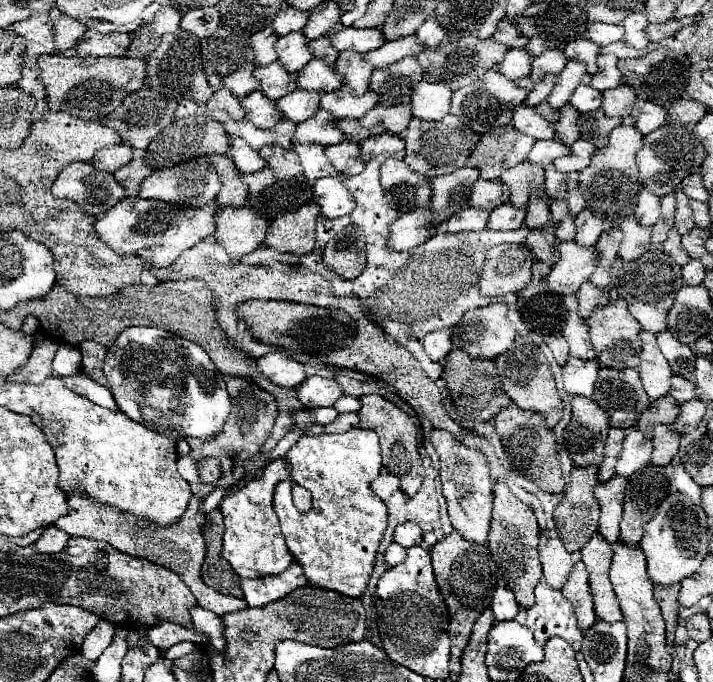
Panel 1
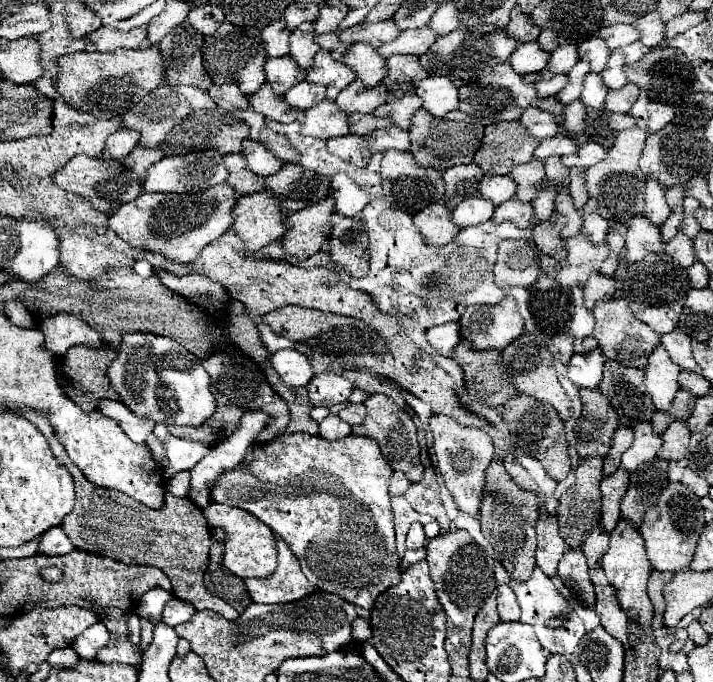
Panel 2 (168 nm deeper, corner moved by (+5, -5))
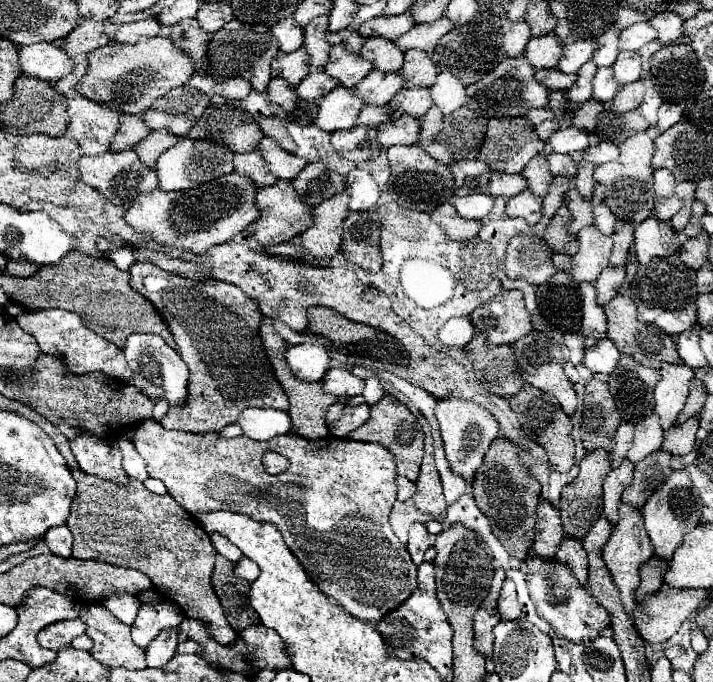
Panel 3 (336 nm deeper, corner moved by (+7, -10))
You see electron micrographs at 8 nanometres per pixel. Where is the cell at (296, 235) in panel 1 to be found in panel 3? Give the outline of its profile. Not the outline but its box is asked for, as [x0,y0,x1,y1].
[301,191,349,257]

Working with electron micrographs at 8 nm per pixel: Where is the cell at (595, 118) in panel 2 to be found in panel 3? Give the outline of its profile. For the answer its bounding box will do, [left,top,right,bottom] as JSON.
[593,111,649,145]

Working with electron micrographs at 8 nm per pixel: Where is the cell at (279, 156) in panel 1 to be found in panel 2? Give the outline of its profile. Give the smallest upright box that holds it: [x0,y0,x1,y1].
[259,126,299,164]

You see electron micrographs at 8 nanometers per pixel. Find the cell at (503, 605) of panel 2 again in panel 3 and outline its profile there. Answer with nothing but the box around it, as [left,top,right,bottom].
[497,579,521,619]

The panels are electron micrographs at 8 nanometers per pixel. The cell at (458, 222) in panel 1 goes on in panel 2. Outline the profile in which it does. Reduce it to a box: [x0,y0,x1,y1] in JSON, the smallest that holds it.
[453,198,495,228]

